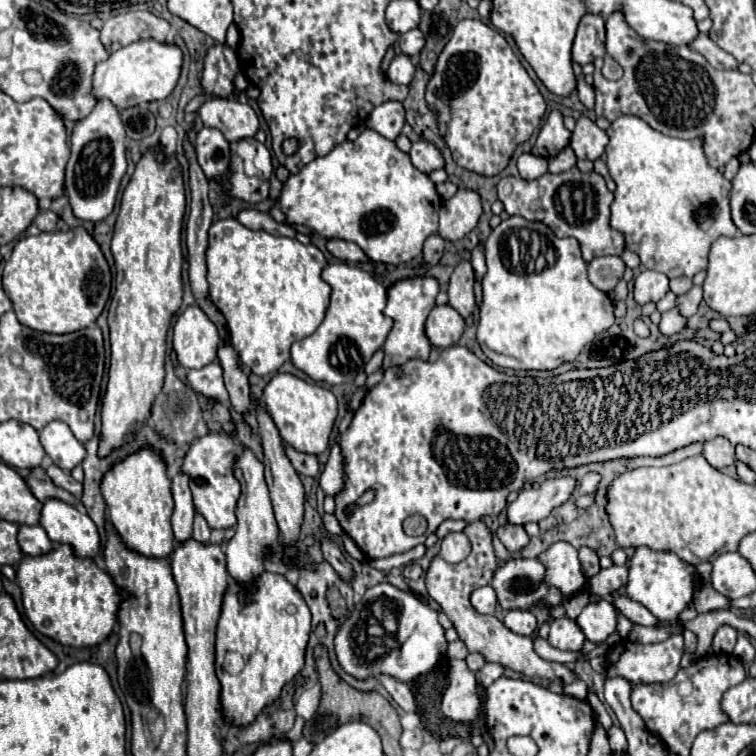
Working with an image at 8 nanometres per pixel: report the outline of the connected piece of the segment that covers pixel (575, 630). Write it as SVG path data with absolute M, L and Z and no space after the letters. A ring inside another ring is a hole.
M557 618L551 622L549 644L565 652L579 652L579 648L583 648L585 644L585 636L583 632L579 632L579 626L575 624L575 620Z

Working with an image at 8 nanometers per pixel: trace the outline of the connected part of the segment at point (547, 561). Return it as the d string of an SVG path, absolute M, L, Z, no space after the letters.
M567 542L553 544L547 552L539 556L539 560L545 564L545 582L549 586L555 586L563 592L563 596L573 596L577 590L583 588L585 578L577 560L577 550Z

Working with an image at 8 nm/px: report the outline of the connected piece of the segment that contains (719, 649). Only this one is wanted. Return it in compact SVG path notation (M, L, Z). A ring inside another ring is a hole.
M721 626L713 636L713 652L715 654L731 654L735 648L737 630L731 626Z

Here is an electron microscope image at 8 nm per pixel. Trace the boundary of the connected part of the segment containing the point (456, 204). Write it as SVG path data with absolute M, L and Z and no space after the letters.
M459 190L453 198L443 202L437 234L447 242L457 242L477 226L479 216L479 194L475 194L473 190Z

